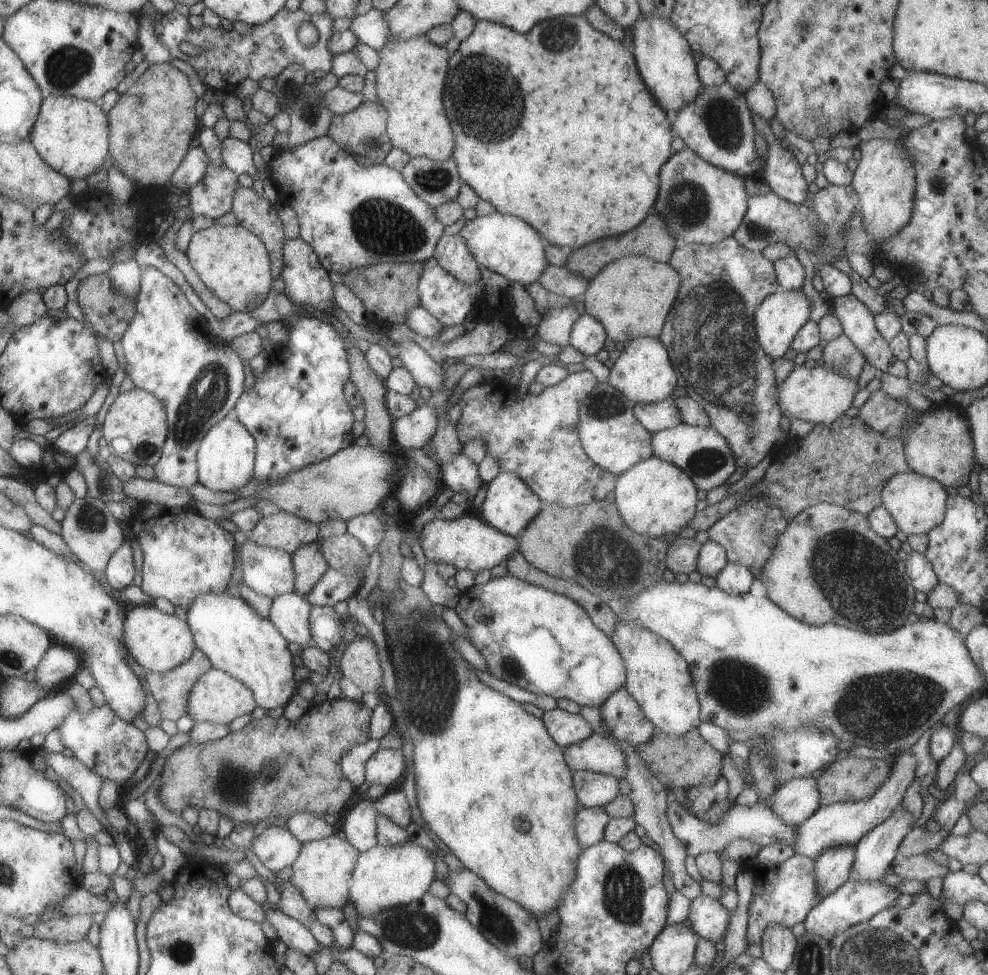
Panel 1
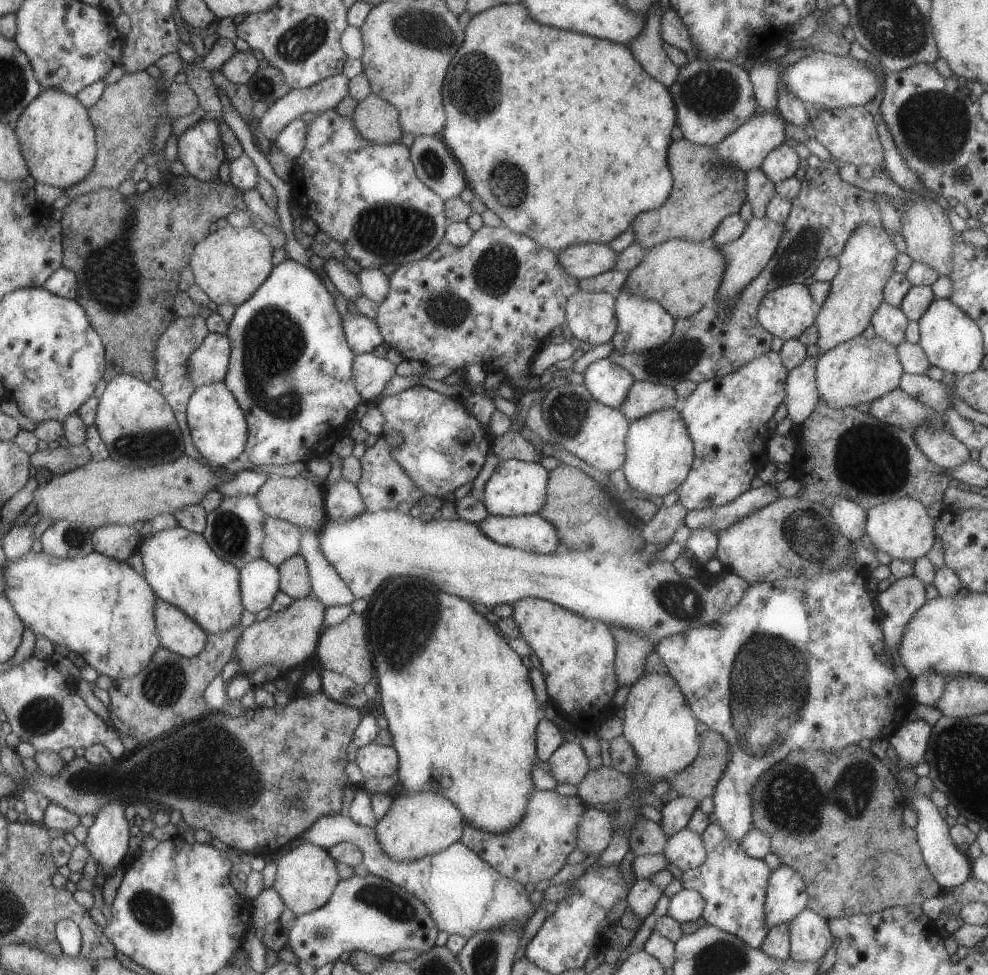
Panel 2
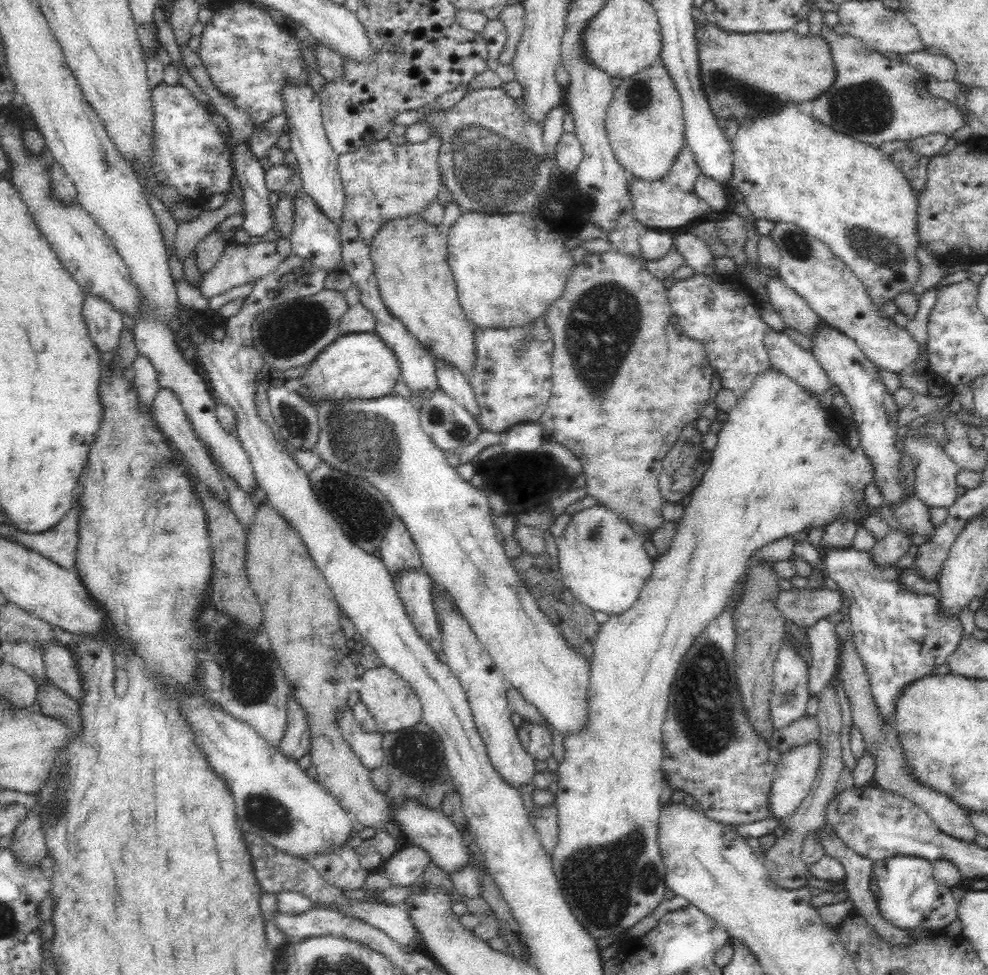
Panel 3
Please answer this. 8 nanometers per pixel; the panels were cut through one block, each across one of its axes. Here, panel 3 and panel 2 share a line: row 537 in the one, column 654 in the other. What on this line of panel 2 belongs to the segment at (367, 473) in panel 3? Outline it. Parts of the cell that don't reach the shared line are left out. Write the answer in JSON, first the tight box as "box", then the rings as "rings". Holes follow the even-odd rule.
{"box":[623,407,694,501],"rings":[[[678,407],[663,408],[628,424],[624,441],[623,475],[628,486],[644,492],[655,501],[675,491],[687,477],[694,460],[694,449]]]}

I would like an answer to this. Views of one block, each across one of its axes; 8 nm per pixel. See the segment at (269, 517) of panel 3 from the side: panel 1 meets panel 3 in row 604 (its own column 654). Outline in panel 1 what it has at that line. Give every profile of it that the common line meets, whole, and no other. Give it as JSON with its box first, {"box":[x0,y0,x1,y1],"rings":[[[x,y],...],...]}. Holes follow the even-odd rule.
{"box":[581,254,679,344],"rings":[[[633,254],[609,262],[588,282],[581,298],[585,313],[603,326],[607,338],[615,344],[625,344],[639,336],[659,337],[665,318],[669,318],[669,310],[676,301],[679,286],[679,274],[667,263]]]}

